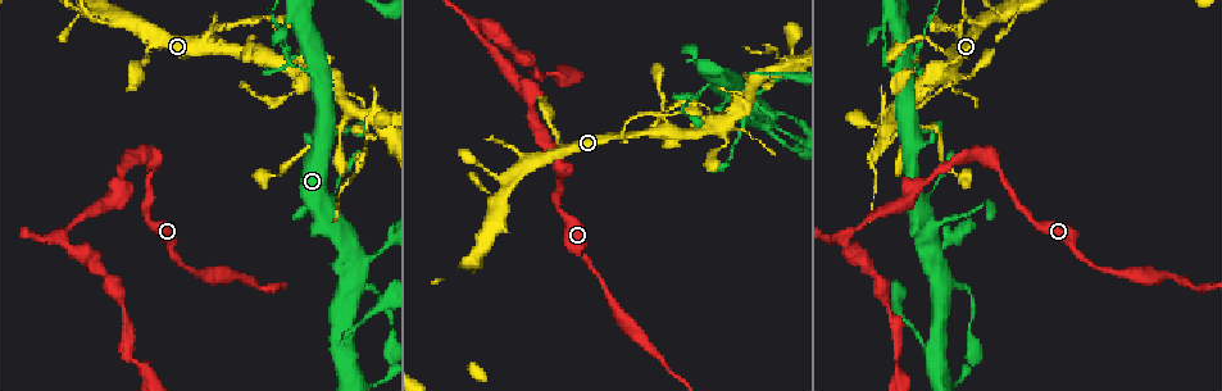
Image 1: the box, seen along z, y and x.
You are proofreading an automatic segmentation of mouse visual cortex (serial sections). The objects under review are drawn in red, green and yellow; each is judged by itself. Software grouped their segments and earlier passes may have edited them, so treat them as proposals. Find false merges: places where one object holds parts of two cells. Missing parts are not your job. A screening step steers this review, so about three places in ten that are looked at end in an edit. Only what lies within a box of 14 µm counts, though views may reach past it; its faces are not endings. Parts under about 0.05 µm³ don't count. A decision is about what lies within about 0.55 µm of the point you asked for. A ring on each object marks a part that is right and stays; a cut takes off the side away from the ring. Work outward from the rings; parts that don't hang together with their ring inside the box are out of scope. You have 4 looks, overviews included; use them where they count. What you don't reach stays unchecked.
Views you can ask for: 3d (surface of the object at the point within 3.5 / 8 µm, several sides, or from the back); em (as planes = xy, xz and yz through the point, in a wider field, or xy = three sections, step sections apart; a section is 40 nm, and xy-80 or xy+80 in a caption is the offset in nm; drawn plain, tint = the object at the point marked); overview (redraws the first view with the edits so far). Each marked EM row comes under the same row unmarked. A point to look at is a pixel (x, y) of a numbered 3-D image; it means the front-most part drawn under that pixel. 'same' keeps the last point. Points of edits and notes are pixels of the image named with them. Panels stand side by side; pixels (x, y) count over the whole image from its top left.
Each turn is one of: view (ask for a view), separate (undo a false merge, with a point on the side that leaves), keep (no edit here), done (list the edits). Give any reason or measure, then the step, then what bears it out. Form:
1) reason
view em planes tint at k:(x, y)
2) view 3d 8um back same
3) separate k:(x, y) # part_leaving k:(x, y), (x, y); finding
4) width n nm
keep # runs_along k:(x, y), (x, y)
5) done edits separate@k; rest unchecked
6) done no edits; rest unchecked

a narrow waist
view 3d 3.5um at 1:(664, 129)

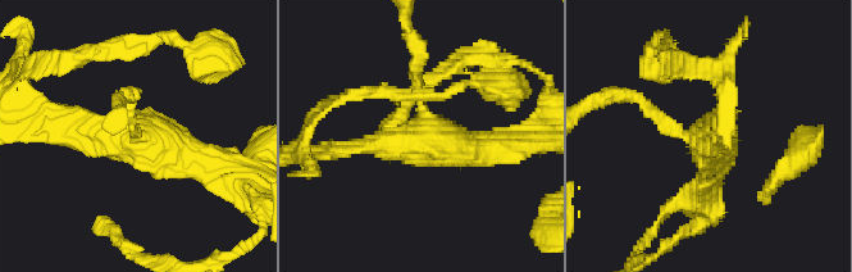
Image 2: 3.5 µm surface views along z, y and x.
arms 3; arm_widths 150, 200, 350 nm; need the tissue
view em xy step 5 tint at 2:(136, 133)

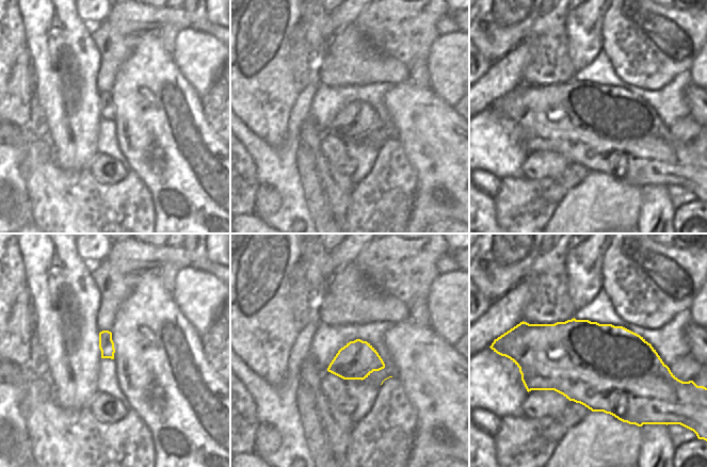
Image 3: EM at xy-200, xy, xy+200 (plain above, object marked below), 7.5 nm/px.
width 300 nm
keep # runs_along 2:(55, 123), (135, 131), (217, 162); all the same cell

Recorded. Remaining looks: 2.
a fork
view 3d 3.5um at 1:(351, 105)

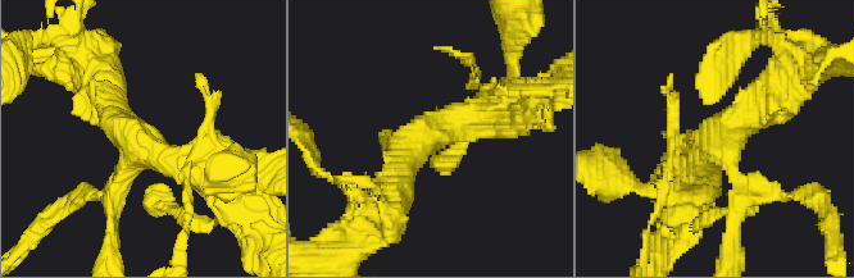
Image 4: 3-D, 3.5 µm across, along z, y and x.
arms 3; arm_widths 200, 400, 450 nm; now the EM
view em xy step 2 tint at 4:(137, 138)

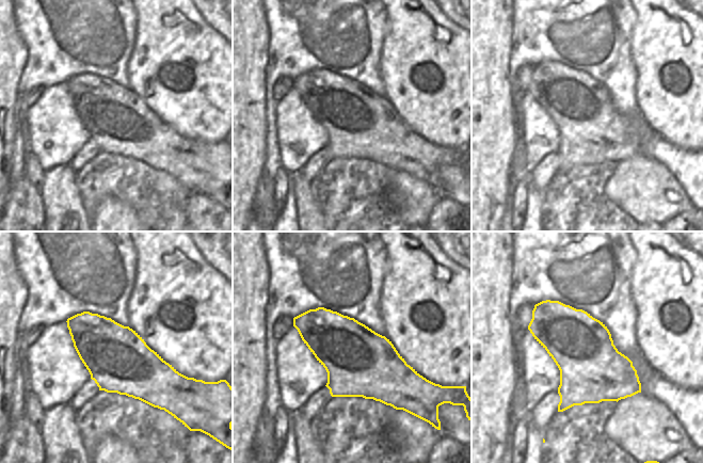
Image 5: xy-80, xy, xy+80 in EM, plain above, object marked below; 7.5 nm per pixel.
keep # runs_along 4:(103, 87), (146, 150), (205, 169); all the same cell

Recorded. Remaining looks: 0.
done no edits; rest unchecked

